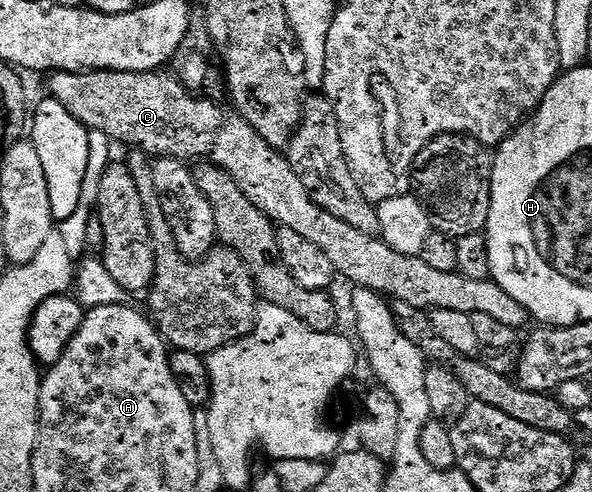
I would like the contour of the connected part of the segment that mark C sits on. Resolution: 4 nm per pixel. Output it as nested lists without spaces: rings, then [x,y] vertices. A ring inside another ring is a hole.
[[[166,70],[157,71],[57,71],[50,76],[51,91],[50,98],[61,103],[77,119],[84,124],[87,130],[100,131],[105,133],[116,144],[124,143],[127,149],[142,151],[148,157],[165,157],[182,161],[195,159],[212,163],[214,167],[219,167],[233,181],[237,181],[237,189],[265,213],[265,217],[272,223],[285,229],[293,229],[305,241],[317,245],[325,257],[329,257],[329,265],[333,265],[336,276],[348,279],[356,288],[375,291],[376,294],[386,297],[391,301],[405,301],[405,305],[413,305],[417,309],[425,312],[435,310],[453,310],[454,312],[472,315],[473,313],[486,313],[493,317],[493,321],[501,321],[501,325],[509,325],[516,329],[522,329],[529,323],[529,316],[526,309],[501,285],[497,285],[495,280],[487,278],[485,280],[473,280],[459,274],[458,270],[442,272],[433,269],[432,266],[425,265],[425,261],[418,255],[406,255],[397,253],[396,249],[391,249],[383,238],[378,234],[370,235],[361,233],[361,229],[353,229],[353,225],[345,225],[341,217],[333,217],[325,209],[313,201],[309,189],[301,185],[301,177],[293,173],[291,162],[287,159],[282,150],[270,147],[245,121],[234,111],[226,106],[218,107],[216,100],[211,97],[200,97],[198,94],[189,93],[187,88],[179,82],[174,74]]]

